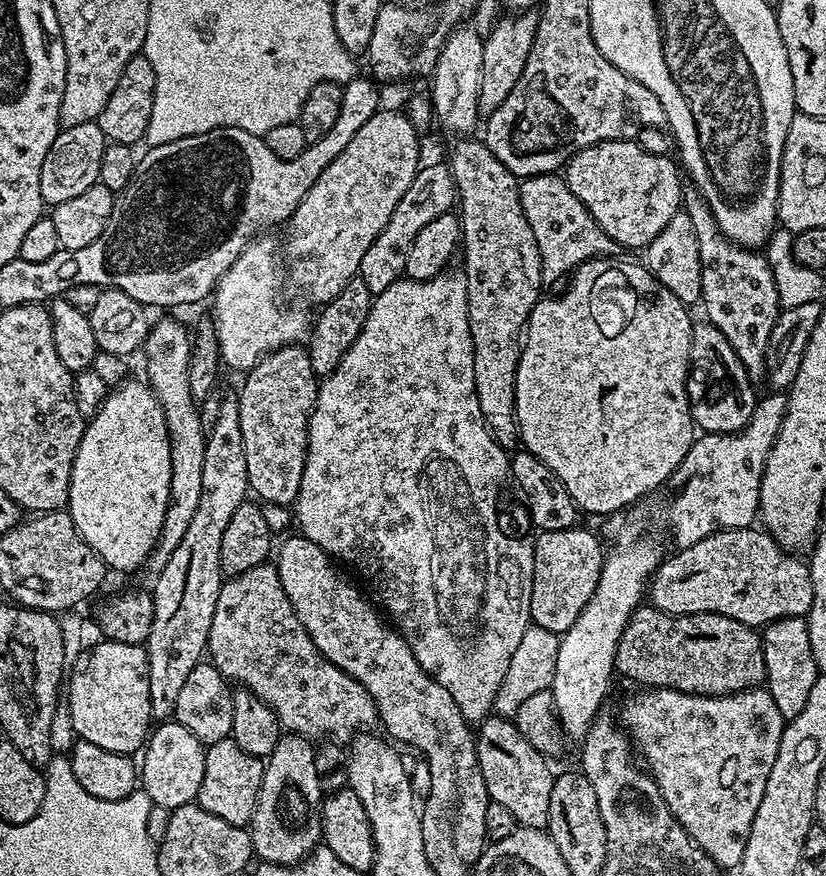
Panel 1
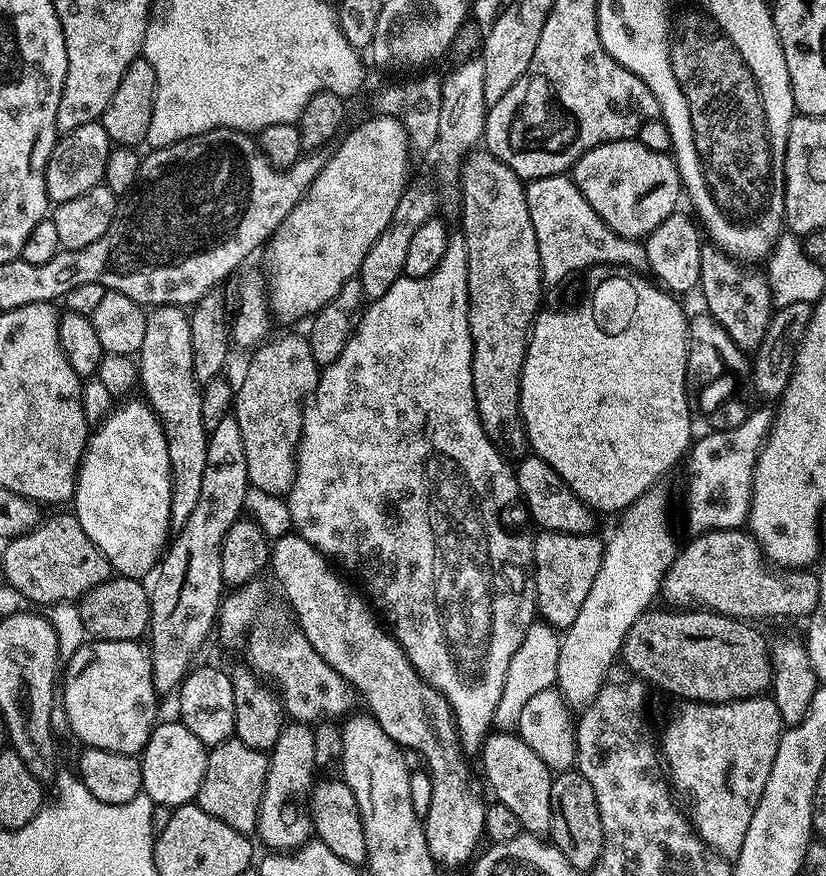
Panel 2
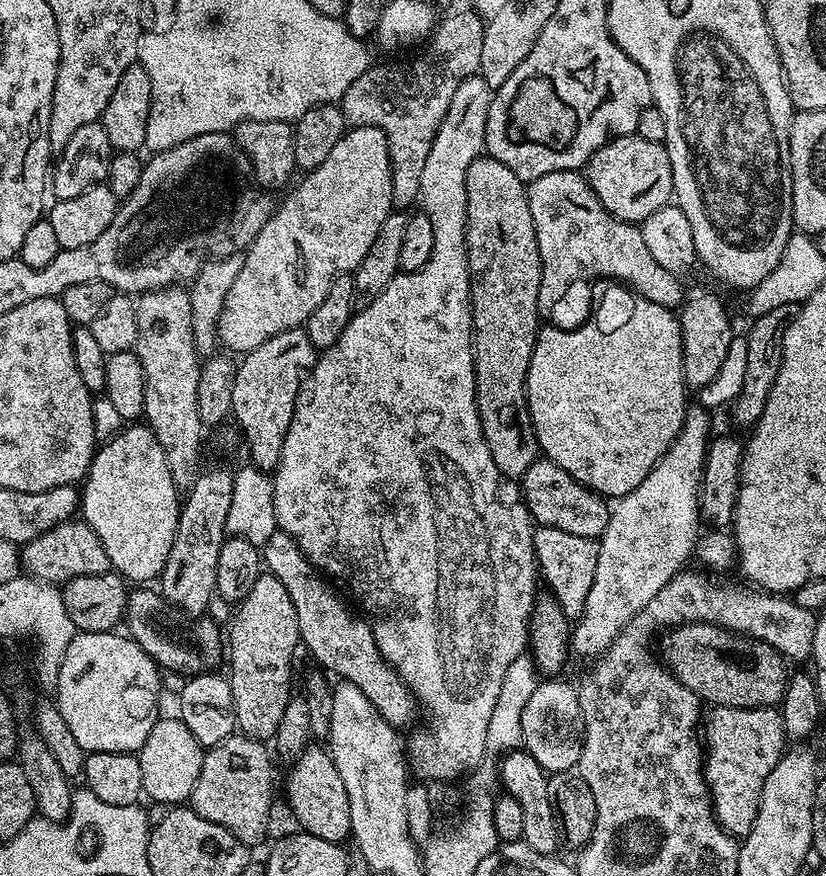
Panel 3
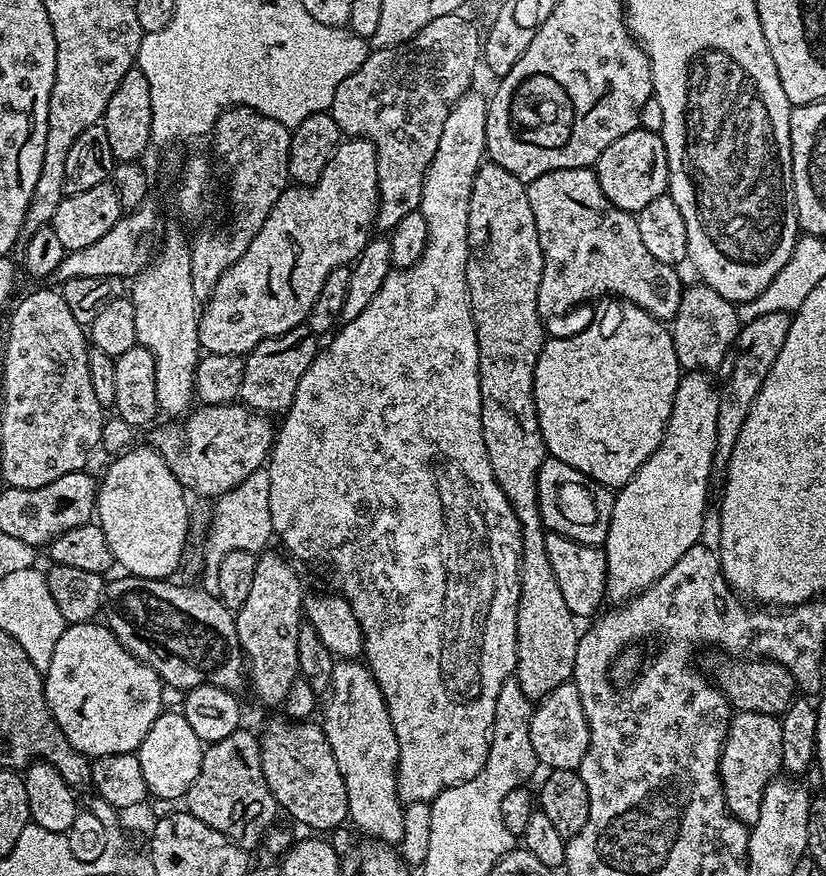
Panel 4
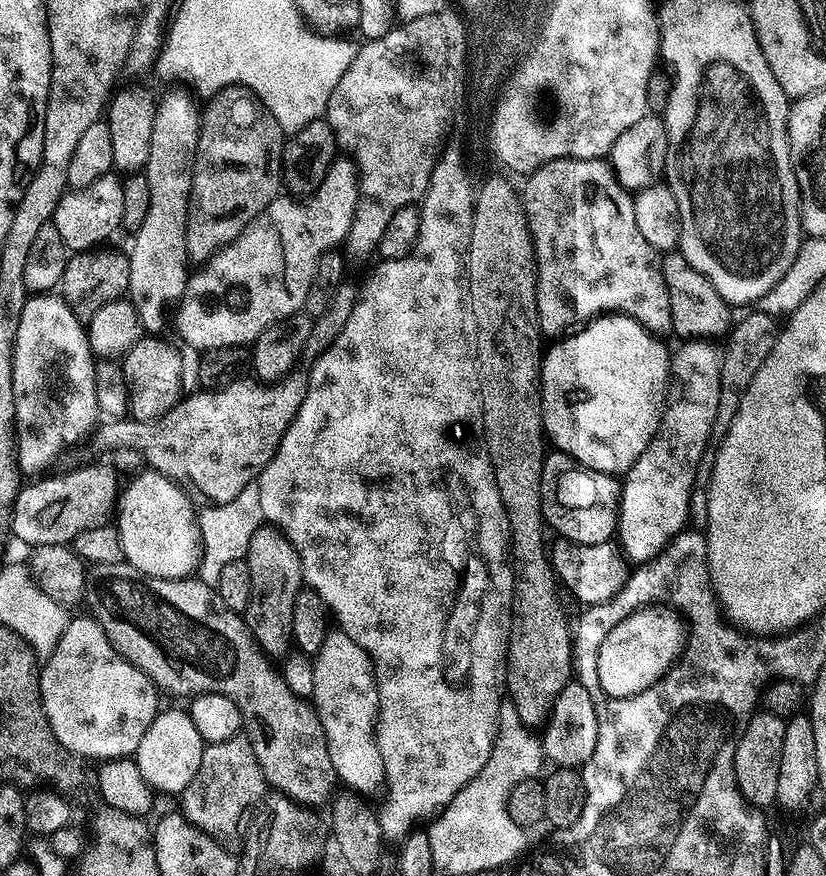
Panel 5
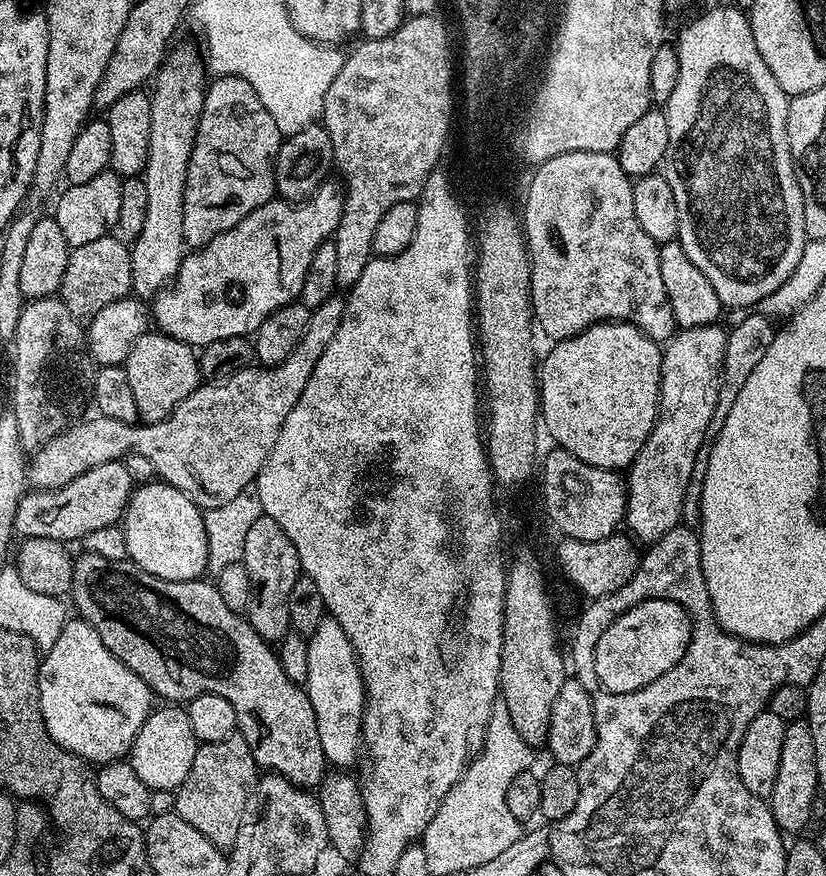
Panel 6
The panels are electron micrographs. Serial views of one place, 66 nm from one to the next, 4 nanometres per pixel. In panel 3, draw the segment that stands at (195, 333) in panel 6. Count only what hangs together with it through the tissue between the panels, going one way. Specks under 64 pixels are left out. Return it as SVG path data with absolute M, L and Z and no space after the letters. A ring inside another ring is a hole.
M365 124L349 127L338 146L330 150L330 158L305 176L308 177L281 204L279 201L266 226L252 239L242 270L238 270L238 278L234 278L230 294L226 294L218 322L218 340L237 354L262 346L274 334L304 325L310 314L322 306L322 298L326 298L334 278L355 273L382 230L382 224L394 211L390 150L381 128Z

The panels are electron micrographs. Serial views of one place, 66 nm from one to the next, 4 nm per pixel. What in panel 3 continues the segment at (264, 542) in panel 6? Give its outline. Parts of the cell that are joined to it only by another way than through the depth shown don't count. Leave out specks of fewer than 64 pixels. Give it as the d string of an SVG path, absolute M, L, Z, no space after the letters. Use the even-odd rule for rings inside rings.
M271 574L260 575L235 612L232 633L226 636L226 656L232 659L228 681L234 694L236 727L251 740L268 742L275 737L278 722L282 722L282 714L294 695L292 659L296 647L302 644L298 614L286 586Z

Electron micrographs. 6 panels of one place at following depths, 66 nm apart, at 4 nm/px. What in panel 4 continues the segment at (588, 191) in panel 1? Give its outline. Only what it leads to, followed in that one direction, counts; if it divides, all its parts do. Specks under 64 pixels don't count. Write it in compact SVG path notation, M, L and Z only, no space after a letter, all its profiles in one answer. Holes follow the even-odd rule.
M642 127L630 130L630 134L622 134L618 142L610 142L610 146L602 150L594 171L598 186L602 186L602 194L606 194L614 206L633 214L642 211L668 190L668 159L663 135Z

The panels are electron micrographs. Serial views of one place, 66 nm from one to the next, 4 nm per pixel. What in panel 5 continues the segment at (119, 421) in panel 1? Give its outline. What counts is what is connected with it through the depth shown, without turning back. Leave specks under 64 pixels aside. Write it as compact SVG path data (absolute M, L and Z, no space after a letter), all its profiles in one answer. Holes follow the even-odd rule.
M140 470L131 477L128 485L123 485L114 504L114 527L120 537L120 545L124 551L124 560L132 568L140 571L143 577L182 580L191 577L200 565L201 543L200 528L197 524L198 512L191 496L179 485L160 472Z

